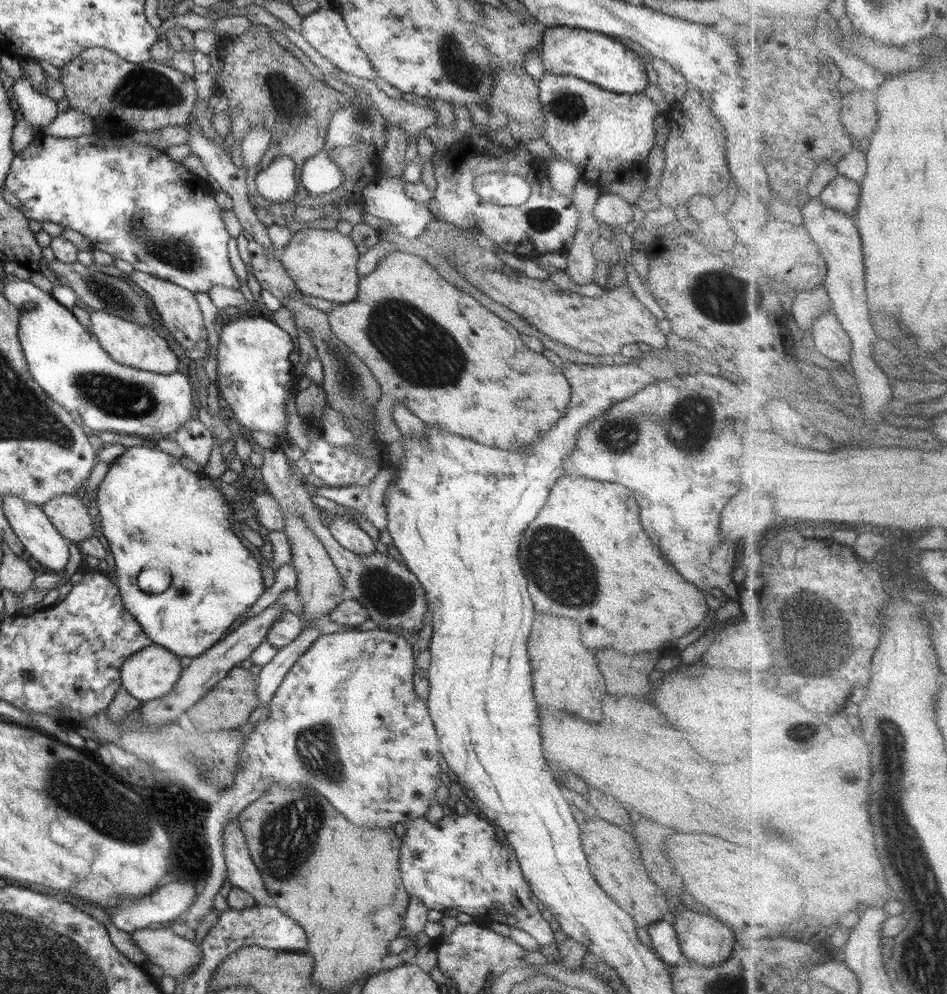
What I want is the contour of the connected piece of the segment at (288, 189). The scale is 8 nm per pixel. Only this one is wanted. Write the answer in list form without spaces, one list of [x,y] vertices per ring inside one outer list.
[[[290,157],[275,158],[256,175],[256,192],[260,193],[270,204],[289,200],[296,190],[294,167],[295,164]]]

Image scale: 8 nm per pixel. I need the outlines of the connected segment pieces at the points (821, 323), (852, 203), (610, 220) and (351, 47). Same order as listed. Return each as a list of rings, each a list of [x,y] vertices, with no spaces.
[[[828,313],[816,321],[813,328],[816,343],[814,353],[843,363],[853,362],[854,342],[843,321],[835,313]]]
[[[840,173],[839,177],[826,187],[820,198],[826,206],[857,216],[863,198],[863,185]]]
[[[601,194],[594,205],[593,215],[613,227],[629,227],[633,220],[631,202],[618,194]]]
[[[319,8],[308,16],[301,15],[300,33],[308,44],[311,44],[324,58],[330,60],[342,71],[354,75],[360,79],[376,81],[376,69],[366,52],[357,43],[357,40],[349,33],[344,17],[337,11],[327,8]]]

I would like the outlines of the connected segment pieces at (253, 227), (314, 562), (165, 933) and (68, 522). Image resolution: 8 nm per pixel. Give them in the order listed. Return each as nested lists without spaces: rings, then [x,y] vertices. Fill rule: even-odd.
[[[190,116],[190,120],[184,124],[187,128],[187,131],[189,132],[189,139],[187,140],[188,146],[191,148],[191,152],[193,152],[201,161],[202,164],[207,168],[207,174],[210,174],[216,182],[220,185],[220,188],[222,191],[226,192],[230,198],[233,200],[233,211],[236,215],[236,218],[238,218],[239,222],[241,223],[241,226],[243,227],[243,230],[246,233],[250,233],[252,235],[252,238],[257,242],[258,244],[261,244],[267,252],[275,252],[279,251],[278,248],[276,248],[275,244],[270,240],[269,234],[267,233],[267,227],[258,219],[255,208],[252,206],[251,202],[248,198],[248,187],[247,187],[247,178],[246,178],[246,169],[238,168],[233,161],[231,160],[231,155],[228,155],[223,147],[220,147],[220,144],[216,144],[214,140],[208,139],[204,136],[204,133],[202,132],[202,129],[199,128],[197,125],[197,122],[192,119],[192,116]]]
[[[287,512],[283,531],[286,533],[291,546],[292,558],[289,563],[296,570],[295,590],[303,604],[301,618],[306,621],[304,630],[308,630],[308,627],[310,627],[307,624],[308,620],[327,616],[331,610],[334,610],[344,600],[345,586],[343,578],[337,571],[333,560],[326,553],[321,540],[318,540],[318,537],[314,536],[314,533],[307,528],[307,524],[299,512]]]
[[[171,928],[136,929],[131,932],[134,944],[144,951],[152,964],[164,970],[165,976],[176,978],[187,974],[192,966],[201,963],[201,950],[194,941],[176,935]]]
[[[66,494],[52,498],[41,509],[64,538],[78,544],[93,537],[94,526],[87,507],[82,494]]]

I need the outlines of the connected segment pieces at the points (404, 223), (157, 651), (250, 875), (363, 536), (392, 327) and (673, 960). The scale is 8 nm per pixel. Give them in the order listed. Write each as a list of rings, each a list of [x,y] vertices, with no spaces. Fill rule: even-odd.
[[[380,176],[362,190],[362,206],[365,212],[384,218],[400,228],[408,240],[421,238],[430,219],[435,218],[428,206],[414,202],[403,191],[403,180]]]
[[[152,643],[129,656],[121,666],[121,686],[139,701],[168,694],[180,678],[180,659],[167,648]]]
[[[238,818],[227,822],[224,826],[222,844],[228,882],[232,886],[248,892],[257,905],[276,907],[274,899],[264,885],[260,871],[251,859],[246,837],[242,834]]]
[[[334,517],[327,519],[327,525],[332,536],[347,550],[356,554],[376,552],[374,540],[358,524]]]
[[[402,251],[386,253],[385,257],[379,260],[374,272],[359,279],[358,286],[359,290],[356,300],[350,303],[334,304],[332,310],[327,314],[328,322],[331,324],[331,330],[334,332],[334,336],[340,342],[344,342],[356,356],[360,357],[366,363],[366,366],[368,366],[372,374],[376,377],[376,380],[380,383],[383,393],[376,404],[375,435],[386,446],[392,442],[396,442],[396,440],[400,441],[402,436],[401,431],[393,423],[392,419],[392,408],[396,404],[404,404],[412,414],[420,418],[426,425],[443,428],[448,432],[469,438],[470,440],[475,440],[489,447],[508,449],[511,451],[525,449],[528,444],[531,445],[533,442],[536,442],[542,432],[546,432],[546,430],[552,428],[552,424],[564,416],[564,412],[566,412],[565,408],[568,406],[570,400],[571,388],[561,371],[562,368],[548,361],[542,353],[531,352],[522,341],[524,336],[514,326],[498,318],[496,314],[487,310],[482,304],[472,298],[472,296],[466,294],[466,292],[452,286],[450,282],[444,280],[435,268],[422,257]]]
[[[657,920],[648,924],[646,928],[652,940],[655,953],[671,967],[687,963],[687,958],[682,954],[677,932],[667,921]]]

